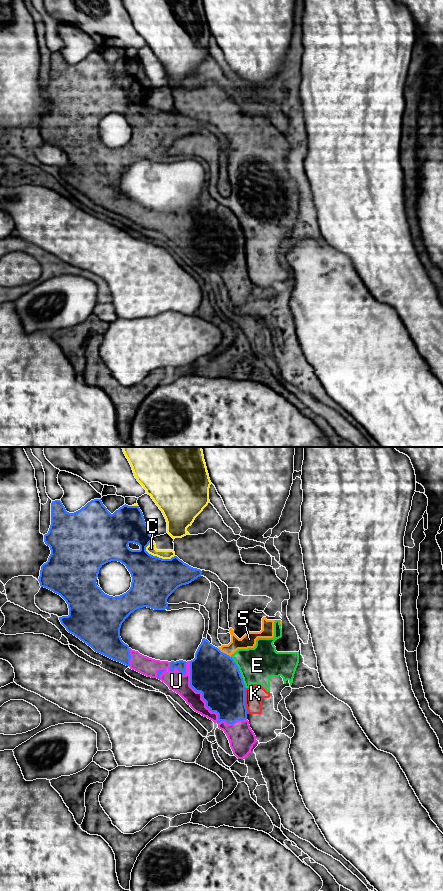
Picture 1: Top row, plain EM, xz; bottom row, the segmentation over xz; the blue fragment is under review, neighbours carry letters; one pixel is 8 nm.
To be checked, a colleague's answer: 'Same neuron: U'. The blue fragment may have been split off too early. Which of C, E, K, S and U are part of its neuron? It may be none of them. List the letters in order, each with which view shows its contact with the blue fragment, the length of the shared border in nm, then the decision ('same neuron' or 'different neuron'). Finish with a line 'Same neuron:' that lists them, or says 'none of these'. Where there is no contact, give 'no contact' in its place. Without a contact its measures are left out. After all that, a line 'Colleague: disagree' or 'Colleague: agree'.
C: contact in xz; length 260 nm; different neuron
E: contact in xz; length 280 nm; different neuron
K: contact in xz; length 200 nm; different neuron
S: contact in xz; length 130 nm; different neuron
U: contact in xz; length 750 nm; same neuron
Same neuron: U
Colleague: agree

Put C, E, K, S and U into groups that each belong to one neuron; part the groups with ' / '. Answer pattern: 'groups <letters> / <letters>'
groups C / E K S / U

